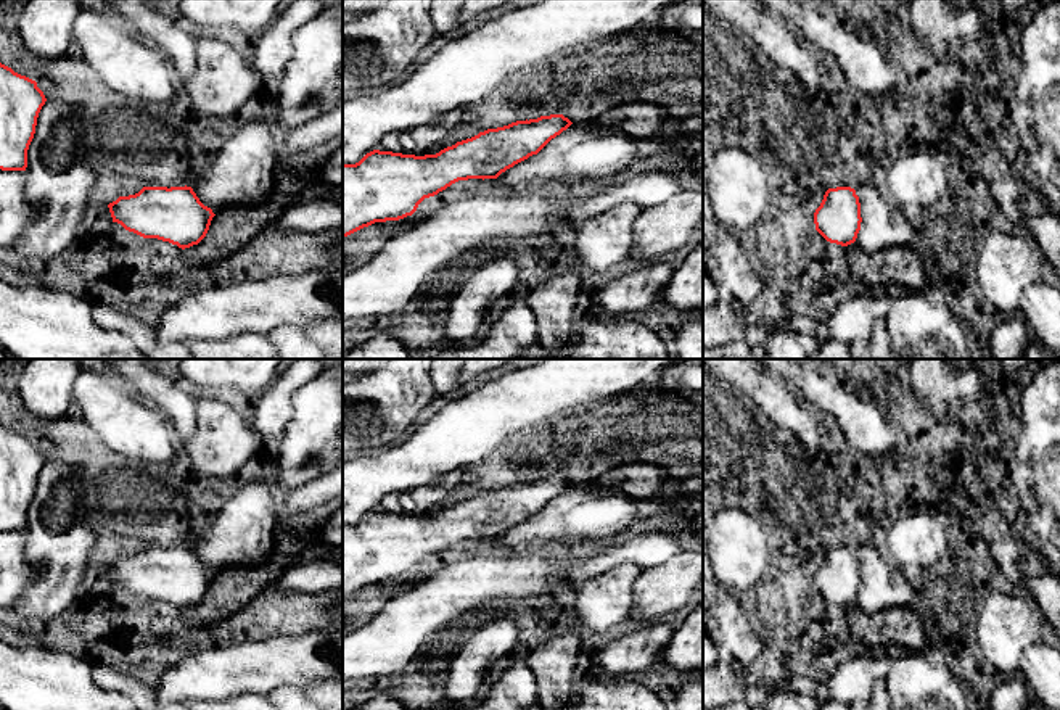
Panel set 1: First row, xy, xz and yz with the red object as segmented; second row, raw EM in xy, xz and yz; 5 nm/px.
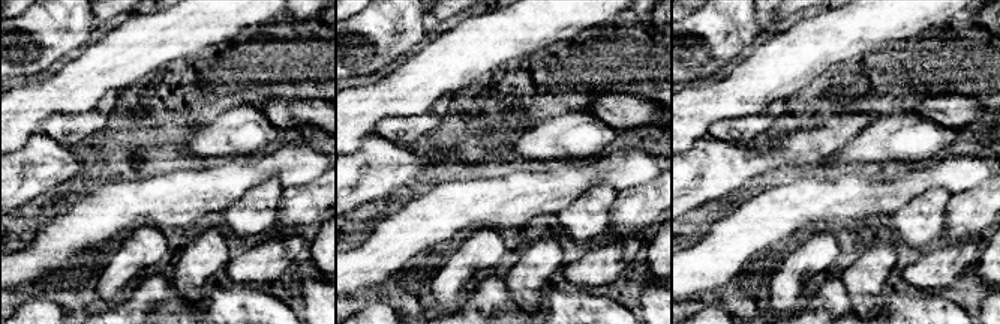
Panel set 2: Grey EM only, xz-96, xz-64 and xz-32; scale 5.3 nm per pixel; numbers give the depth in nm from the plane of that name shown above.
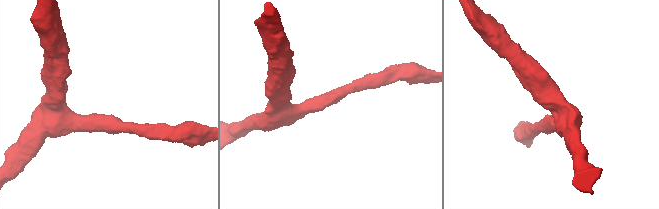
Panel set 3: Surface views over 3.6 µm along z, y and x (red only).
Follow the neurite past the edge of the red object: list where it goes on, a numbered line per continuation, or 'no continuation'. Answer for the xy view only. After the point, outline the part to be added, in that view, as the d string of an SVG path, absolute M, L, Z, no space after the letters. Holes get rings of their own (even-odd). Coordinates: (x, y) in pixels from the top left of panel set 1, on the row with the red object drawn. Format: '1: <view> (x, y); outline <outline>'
no continuation

